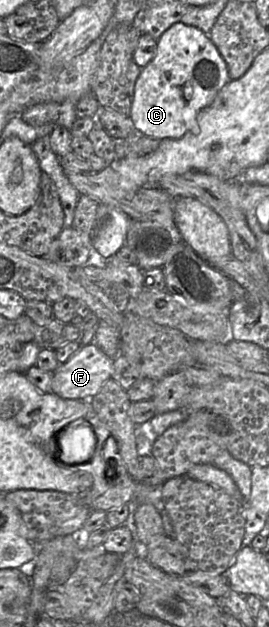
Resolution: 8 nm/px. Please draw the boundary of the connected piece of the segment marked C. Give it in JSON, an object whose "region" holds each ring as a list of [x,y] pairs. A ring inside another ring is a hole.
{"region":[[[176,23],[157,41],[156,56],[136,81],[130,118],[144,135],[162,140],[198,132],[197,117],[230,81],[228,67],[215,44],[200,29]]]}

